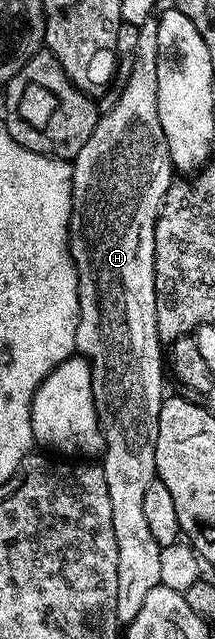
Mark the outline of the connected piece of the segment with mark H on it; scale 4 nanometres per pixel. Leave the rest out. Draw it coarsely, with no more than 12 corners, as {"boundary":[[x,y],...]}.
{"boundary":[[157,17],[71,161],[76,352],[119,547],[160,585],[143,515],[165,385],[155,227],[175,180]]}

